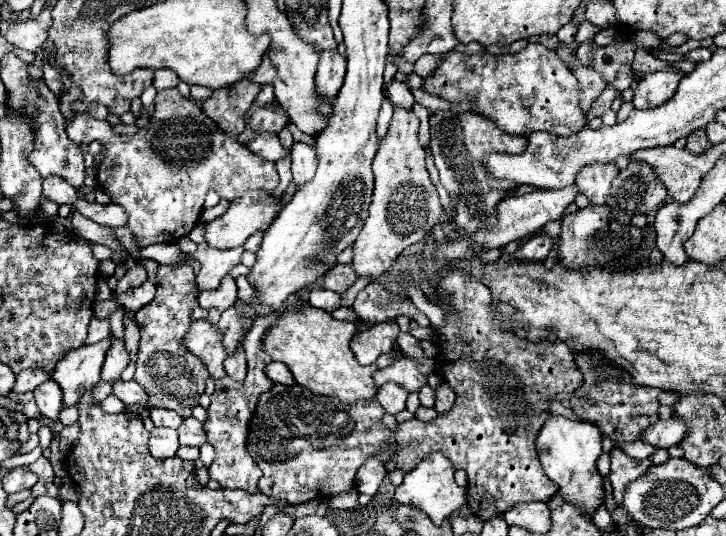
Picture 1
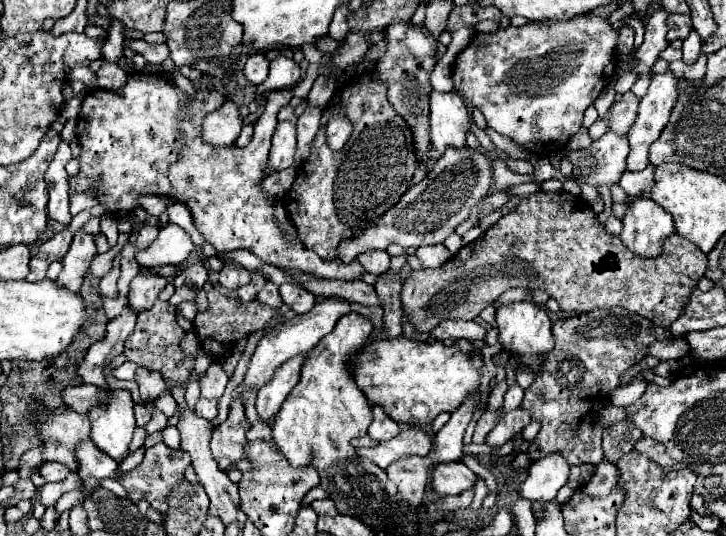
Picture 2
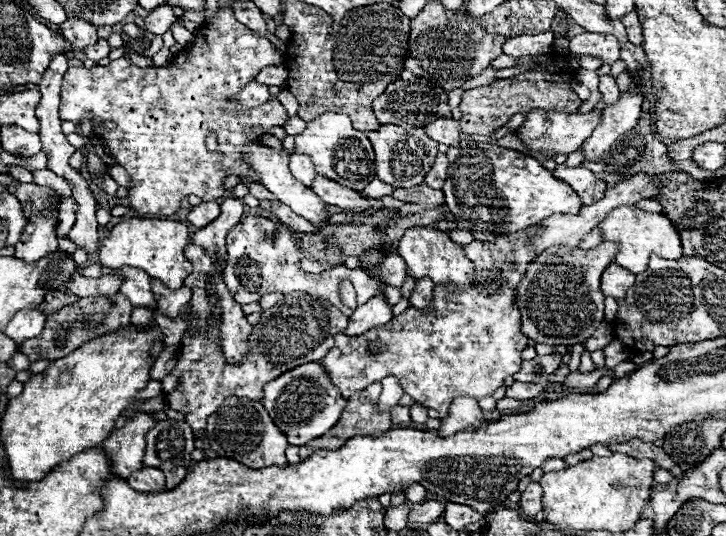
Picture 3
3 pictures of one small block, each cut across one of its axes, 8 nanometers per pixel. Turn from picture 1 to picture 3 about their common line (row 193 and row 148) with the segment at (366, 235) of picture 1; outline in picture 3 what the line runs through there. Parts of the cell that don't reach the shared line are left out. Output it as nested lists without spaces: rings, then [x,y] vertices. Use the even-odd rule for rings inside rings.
[[[386,124],[380,130],[370,132],[368,138],[374,146],[378,178],[386,184],[392,184],[394,188],[412,188],[422,184],[424,176],[430,172],[438,154],[438,142],[430,140],[422,128],[412,128],[408,132],[394,124]]]

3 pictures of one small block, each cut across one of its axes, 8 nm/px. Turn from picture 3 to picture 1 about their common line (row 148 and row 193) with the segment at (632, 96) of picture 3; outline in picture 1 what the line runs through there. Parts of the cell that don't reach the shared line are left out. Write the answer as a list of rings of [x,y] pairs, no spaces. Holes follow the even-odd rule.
[[[590,164],[584,166],[582,172],[576,174],[574,184],[592,204],[606,204],[606,196],[610,194],[610,184],[618,176],[618,166],[610,164]]]

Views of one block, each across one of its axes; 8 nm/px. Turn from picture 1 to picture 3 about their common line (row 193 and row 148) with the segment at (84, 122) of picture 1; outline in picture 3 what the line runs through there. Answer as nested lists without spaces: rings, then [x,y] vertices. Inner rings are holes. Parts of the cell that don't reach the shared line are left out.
[[[218,8],[216,16],[202,24],[198,34],[188,48],[180,50],[166,66],[134,66],[128,56],[120,60],[112,60],[108,66],[93,68],[68,68],[62,80],[62,102],[60,102],[60,118],[80,124],[84,116],[92,116],[94,134],[102,138],[114,156],[116,164],[120,164],[132,182],[128,190],[128,206],[138,214],[156,214],[166,216],[176,212],[176,206],[182,196],[196,194],[200,198],[212,200],[224,196],[224,178],[230,174],[242,176],[248,182],[258,182],[250,164],[242,162],[242,146],[246,144],[262,144],[262,136],[270,134],[270,128],[284,126],[290,118],[277,98],[272,98],[257,108],[246,108],[235,103],[240,88],[250,82],[262,68],[282,62],[280,50],[258,32],[246,28],[234,18],[232,8]],[[102,120],[114,120],[116,128],[112,134],[98,126]],[[214,132],[218,136],[218,150],[206,150],[206,136]]]

